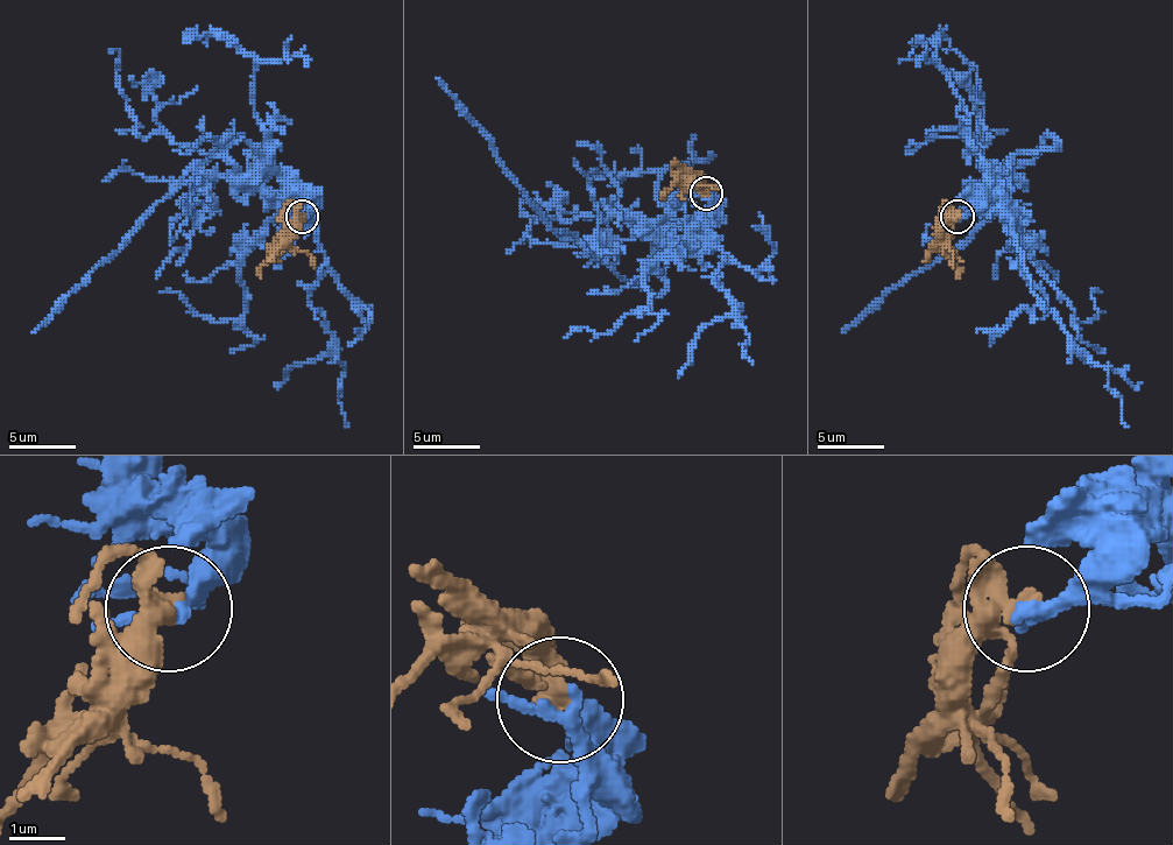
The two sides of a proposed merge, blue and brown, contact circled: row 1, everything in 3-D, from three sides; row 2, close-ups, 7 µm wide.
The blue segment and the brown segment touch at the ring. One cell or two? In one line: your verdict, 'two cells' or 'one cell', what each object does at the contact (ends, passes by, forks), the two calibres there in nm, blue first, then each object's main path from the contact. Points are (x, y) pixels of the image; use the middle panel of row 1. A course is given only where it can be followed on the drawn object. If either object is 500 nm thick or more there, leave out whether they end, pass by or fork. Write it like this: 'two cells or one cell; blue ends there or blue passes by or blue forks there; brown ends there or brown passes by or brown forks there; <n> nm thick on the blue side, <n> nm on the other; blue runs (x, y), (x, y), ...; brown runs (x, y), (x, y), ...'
one cell; blue passes by; brown passes by; 200 nm thick on the blue side, 280 nm on the other; blue runs (705, 196), (715, 205), (678, 230), (637, 230), (628, 239), (564, 239), (527, 199), (493, 142), (436, 78); brown runs (705, 192), (678, 182), (665, 196)

